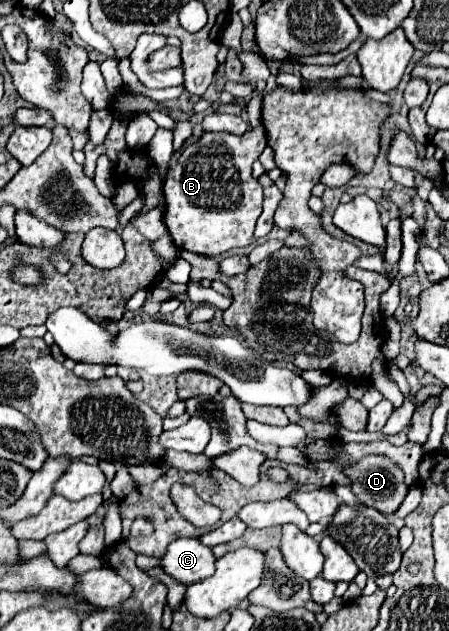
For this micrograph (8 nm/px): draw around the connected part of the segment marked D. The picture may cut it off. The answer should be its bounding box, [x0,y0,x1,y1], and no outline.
[343,454,409,514]

